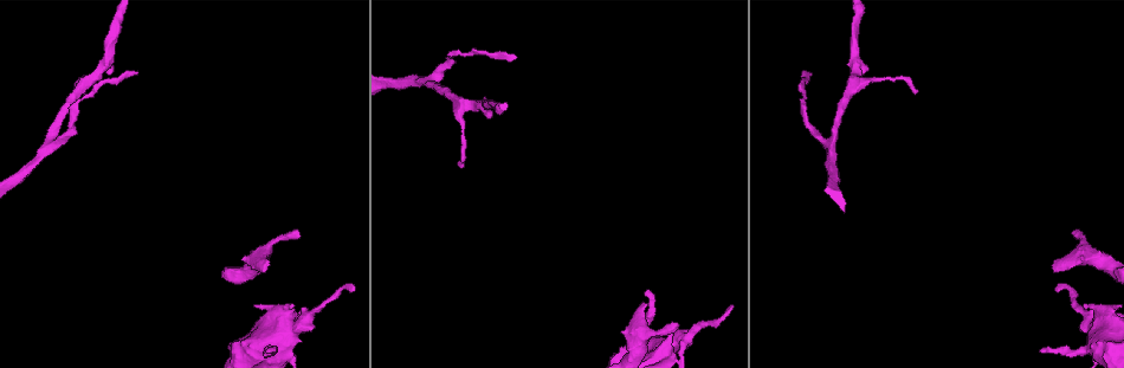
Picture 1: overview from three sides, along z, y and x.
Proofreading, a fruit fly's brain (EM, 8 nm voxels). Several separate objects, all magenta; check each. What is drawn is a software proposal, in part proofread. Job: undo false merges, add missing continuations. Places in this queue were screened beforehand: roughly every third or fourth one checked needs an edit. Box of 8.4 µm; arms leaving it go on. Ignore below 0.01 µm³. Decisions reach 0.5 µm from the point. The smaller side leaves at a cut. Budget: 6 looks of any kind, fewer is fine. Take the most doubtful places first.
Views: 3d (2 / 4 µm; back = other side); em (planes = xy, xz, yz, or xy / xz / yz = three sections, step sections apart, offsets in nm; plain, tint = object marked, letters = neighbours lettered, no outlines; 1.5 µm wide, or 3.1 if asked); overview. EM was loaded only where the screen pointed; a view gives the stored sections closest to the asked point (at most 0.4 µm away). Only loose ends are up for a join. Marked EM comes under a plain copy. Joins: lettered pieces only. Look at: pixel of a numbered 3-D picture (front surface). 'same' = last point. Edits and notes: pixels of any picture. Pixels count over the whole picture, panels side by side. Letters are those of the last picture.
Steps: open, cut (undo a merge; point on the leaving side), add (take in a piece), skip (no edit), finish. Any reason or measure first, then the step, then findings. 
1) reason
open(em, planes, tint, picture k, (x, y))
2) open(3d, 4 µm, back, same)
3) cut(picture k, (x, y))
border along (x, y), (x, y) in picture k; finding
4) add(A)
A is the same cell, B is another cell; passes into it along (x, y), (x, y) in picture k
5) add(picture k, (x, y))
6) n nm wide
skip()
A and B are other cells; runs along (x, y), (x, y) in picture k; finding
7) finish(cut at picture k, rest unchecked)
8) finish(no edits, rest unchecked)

branch stops here
open(em, xy, step 8, letters, picture 1, (917, 90))

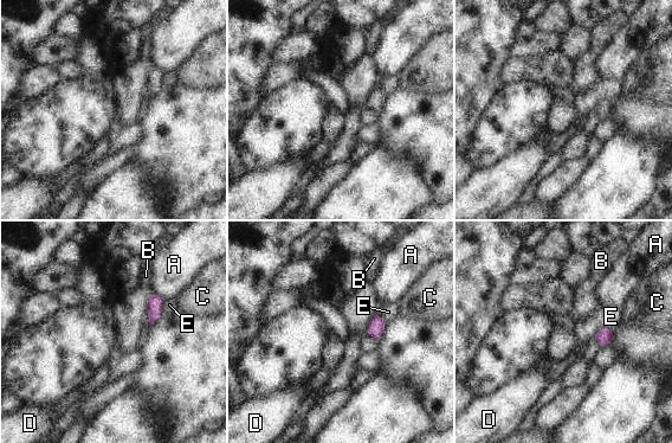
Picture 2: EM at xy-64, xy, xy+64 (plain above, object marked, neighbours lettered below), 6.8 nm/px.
open(em, planes, letters, same)

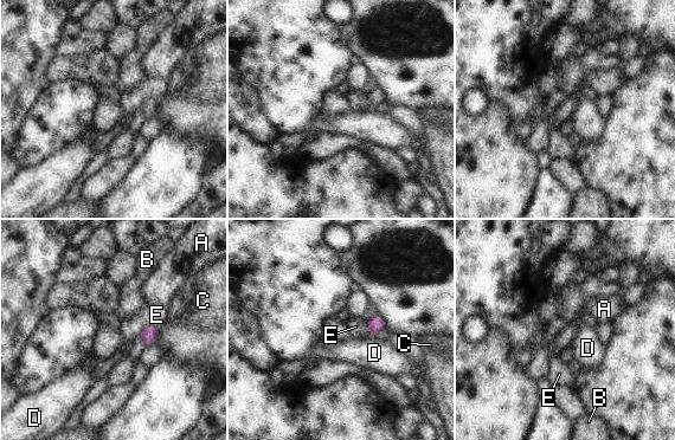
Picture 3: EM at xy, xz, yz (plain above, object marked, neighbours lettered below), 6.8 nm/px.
skip()
A, B, C, D and E are other cells; border along (158, 327), (147, 325), (139, 336) in picture 3; none of them fits

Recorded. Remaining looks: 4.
open(em, xy, step 4, letters, picture 1, (264, 270))

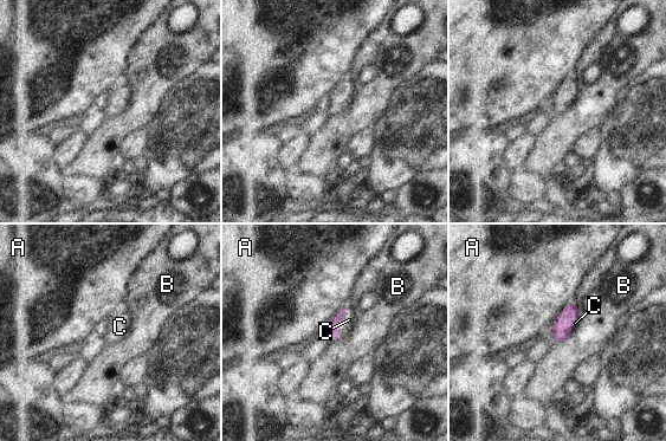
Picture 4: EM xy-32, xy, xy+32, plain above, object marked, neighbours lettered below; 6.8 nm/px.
another direction
open(em, planes, letters, same)

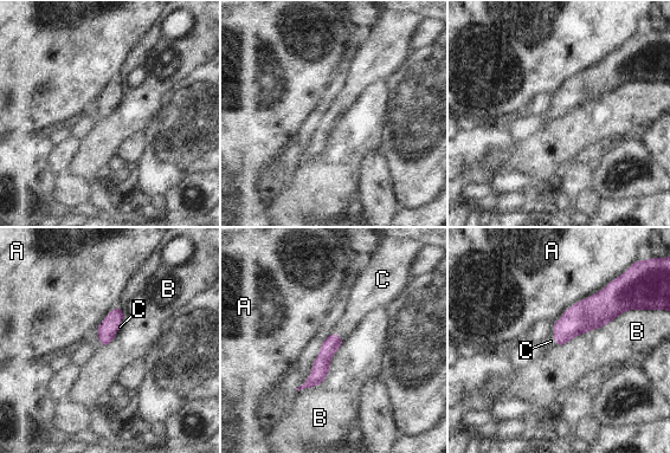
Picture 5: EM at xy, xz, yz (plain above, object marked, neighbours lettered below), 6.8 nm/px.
add(C)
C is the same cell, A and B are other cells; passes into it along (321, 366), (339, 336), (359, 305) in picture 5; it goes on there

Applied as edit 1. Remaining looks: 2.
free end
open(em, xz, step 8, letters, picture 1, (269, 352))

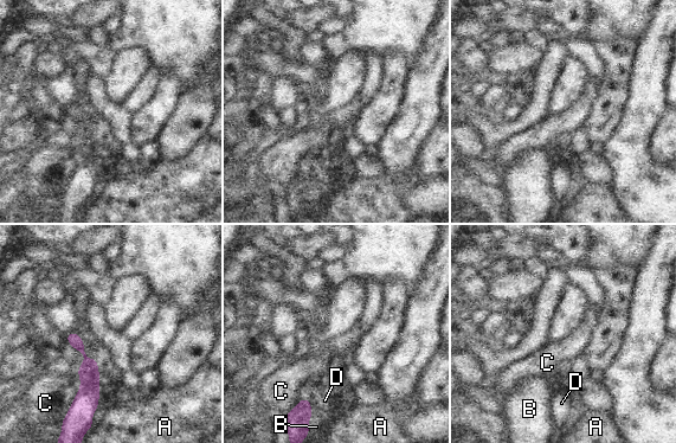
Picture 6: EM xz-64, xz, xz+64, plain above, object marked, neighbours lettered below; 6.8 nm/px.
open(em, planes, letters, same)

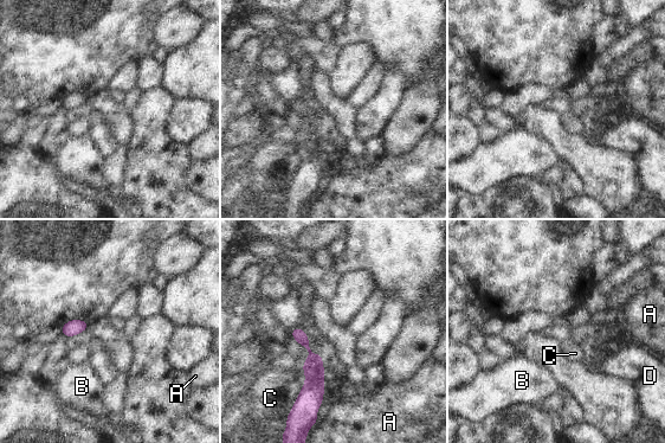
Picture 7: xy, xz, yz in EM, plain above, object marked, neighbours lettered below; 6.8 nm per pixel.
skip()
A, B, C and D are other cells; no lettered piece goes on from it

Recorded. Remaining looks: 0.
finish(add at picture 5, rest unchecked)

